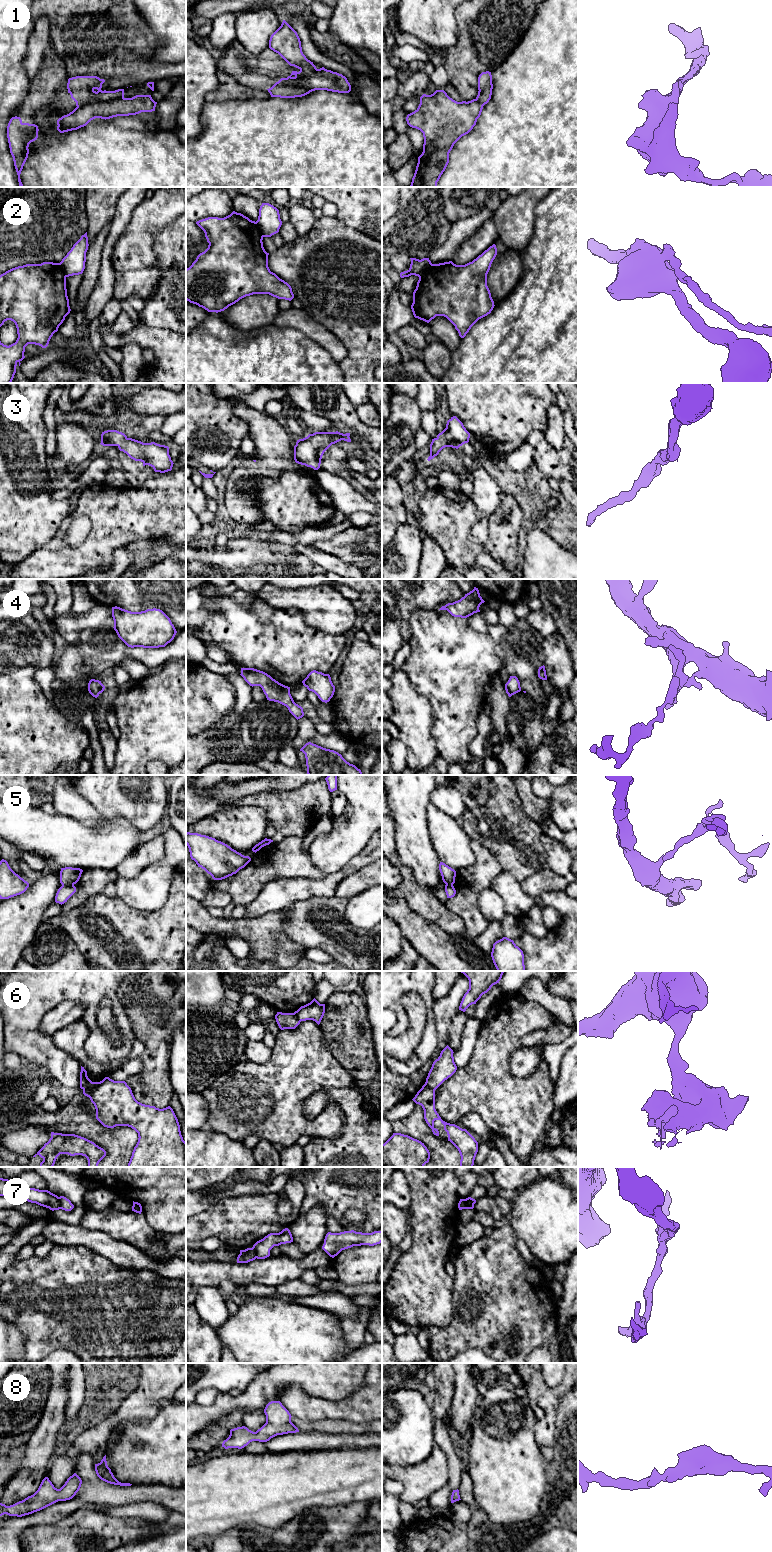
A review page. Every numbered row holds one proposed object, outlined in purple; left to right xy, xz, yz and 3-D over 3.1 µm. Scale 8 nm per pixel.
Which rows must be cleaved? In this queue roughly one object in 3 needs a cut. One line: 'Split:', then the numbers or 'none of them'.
Split: 1, 2, 5, 6, 7

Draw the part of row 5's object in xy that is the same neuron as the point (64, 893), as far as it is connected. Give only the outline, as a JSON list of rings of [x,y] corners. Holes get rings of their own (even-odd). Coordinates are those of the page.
[[[62,885],[55,896],[55,902],[59,904],[64,904],[67,900],[76,892],[76,887],[74,885],[64,886]]]

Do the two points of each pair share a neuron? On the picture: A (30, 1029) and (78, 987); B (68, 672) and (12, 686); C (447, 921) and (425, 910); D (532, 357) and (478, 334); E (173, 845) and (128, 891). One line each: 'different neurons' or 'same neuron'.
A: same neuron
B: different neurons
C: same neuron
D: same neuron
E: same neuron

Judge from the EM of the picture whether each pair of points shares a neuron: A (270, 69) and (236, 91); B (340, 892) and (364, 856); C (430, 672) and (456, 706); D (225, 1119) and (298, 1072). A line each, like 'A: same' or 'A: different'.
A: different
B: different
C: same
D: same

